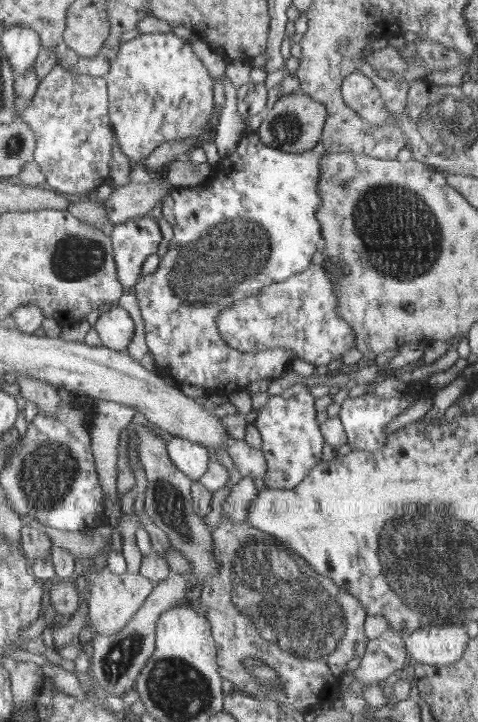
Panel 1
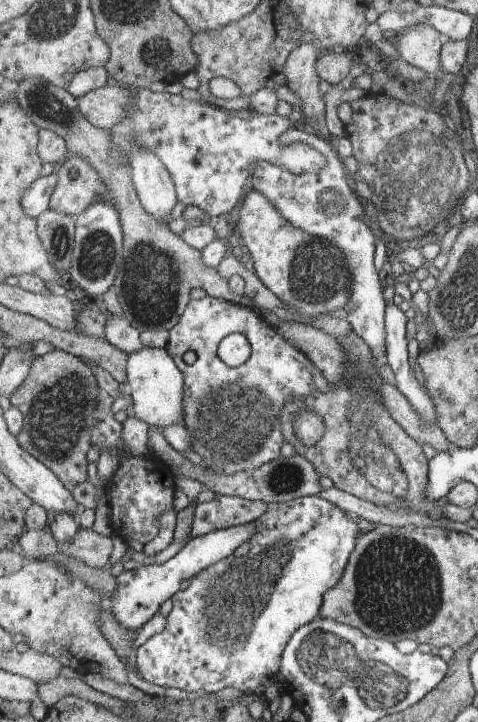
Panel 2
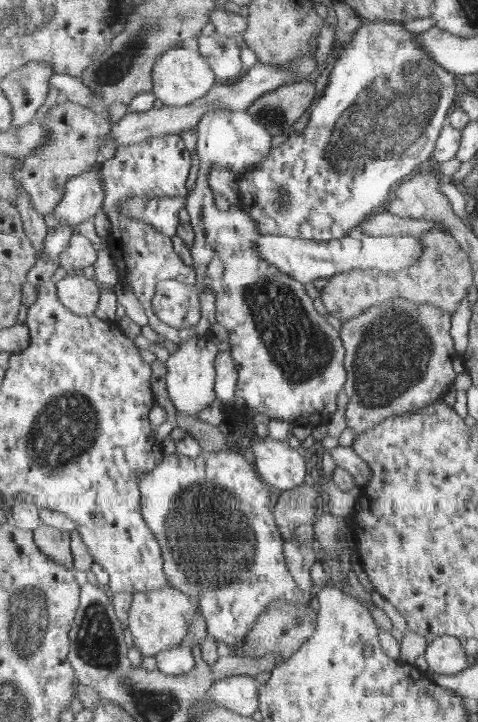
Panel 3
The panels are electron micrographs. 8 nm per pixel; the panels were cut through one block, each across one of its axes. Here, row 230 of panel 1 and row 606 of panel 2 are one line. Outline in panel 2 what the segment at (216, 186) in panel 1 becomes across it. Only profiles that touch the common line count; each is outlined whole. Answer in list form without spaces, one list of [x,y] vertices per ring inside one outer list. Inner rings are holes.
[[[320,495],[297,498],[297,500],[291,500],[291,502],[277,503],[272,506],[264,521],[267,528],[263,528],[262,520],[257,520],[254,523],[255,536],[251,538],[250,543],[252,547],[245,556],[233,556],[233,560],[221,560],[220,563],[213,564],[213,567],[201,572],[200,575],[191,580],[188,588],[177,592],[173,596],[172,611],[166,616],[164,630],[160,634],[150,637],[146,643],[136,650],[136,670],[142,678],[164,688],[174,687],[184,691],[197,691],[206,694],[213,693],[224,686],[234,686],[244,692],[249,698],[260,694],[263,687],[275,677],[277,672],[280,672],[284,651],[292,640],[293,634],[317,619],[319,610],[323,606],[323,596],[326,596],[328,590],[335,588],[341,580],[362,533],[359,530],[358,518],[349,515],[341,507],[323,499]]]

